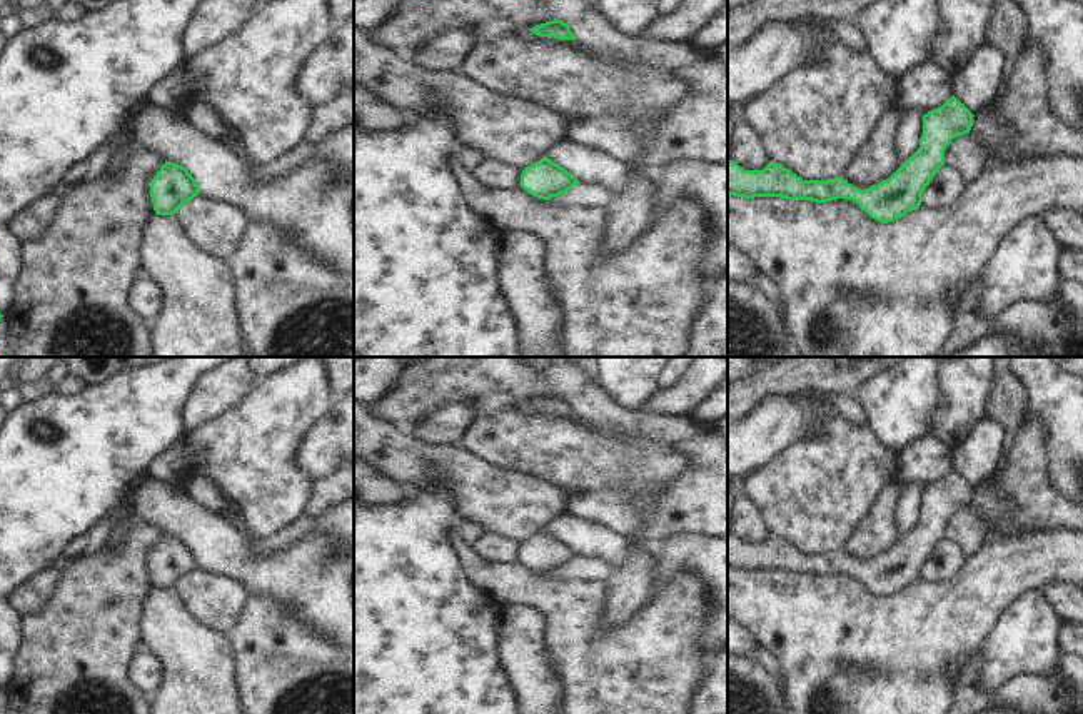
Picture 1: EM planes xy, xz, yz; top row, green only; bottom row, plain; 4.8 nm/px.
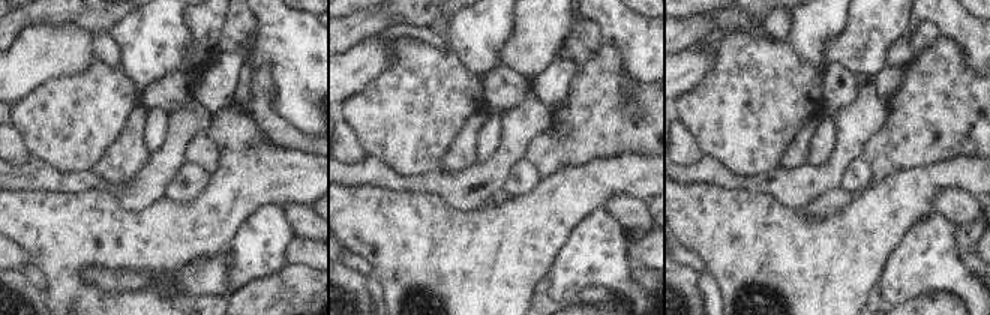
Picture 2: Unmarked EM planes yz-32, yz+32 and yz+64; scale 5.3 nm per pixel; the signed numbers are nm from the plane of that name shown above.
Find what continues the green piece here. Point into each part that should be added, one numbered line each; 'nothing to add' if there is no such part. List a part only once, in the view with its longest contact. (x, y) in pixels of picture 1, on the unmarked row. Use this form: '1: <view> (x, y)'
nothing to add

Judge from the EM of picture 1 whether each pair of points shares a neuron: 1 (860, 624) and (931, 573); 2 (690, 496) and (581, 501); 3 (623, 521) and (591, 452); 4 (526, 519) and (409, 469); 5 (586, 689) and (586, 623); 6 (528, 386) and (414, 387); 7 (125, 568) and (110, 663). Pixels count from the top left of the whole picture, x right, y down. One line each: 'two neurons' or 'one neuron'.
1: two neurons
2: one neuron
3: two neurons
4: one neuron
5: one neuron
6: one neuron
7: one neuron

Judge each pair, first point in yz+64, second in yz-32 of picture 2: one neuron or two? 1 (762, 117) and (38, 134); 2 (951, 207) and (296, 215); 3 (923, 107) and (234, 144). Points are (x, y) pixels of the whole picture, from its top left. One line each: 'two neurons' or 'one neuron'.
1: one neuron
2: one neuron
3: two neurons

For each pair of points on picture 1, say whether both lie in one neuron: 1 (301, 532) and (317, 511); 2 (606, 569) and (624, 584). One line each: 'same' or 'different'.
1: different
2: different

